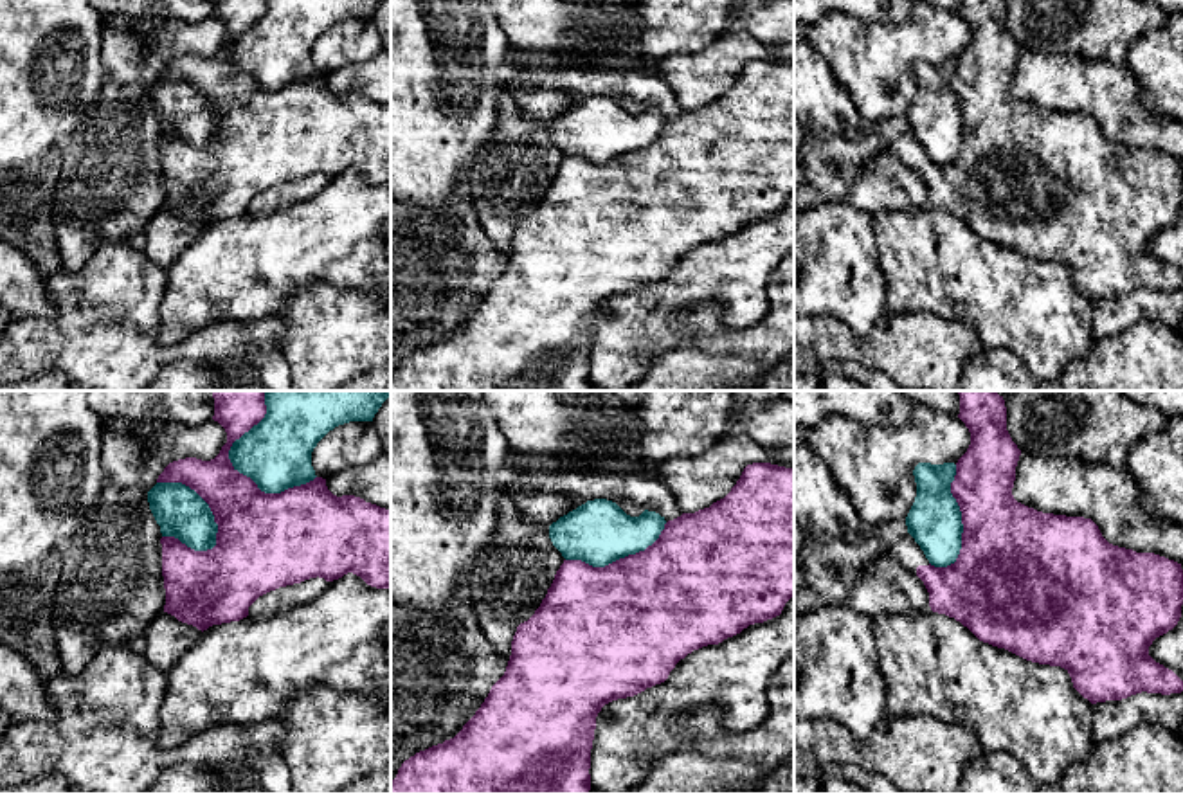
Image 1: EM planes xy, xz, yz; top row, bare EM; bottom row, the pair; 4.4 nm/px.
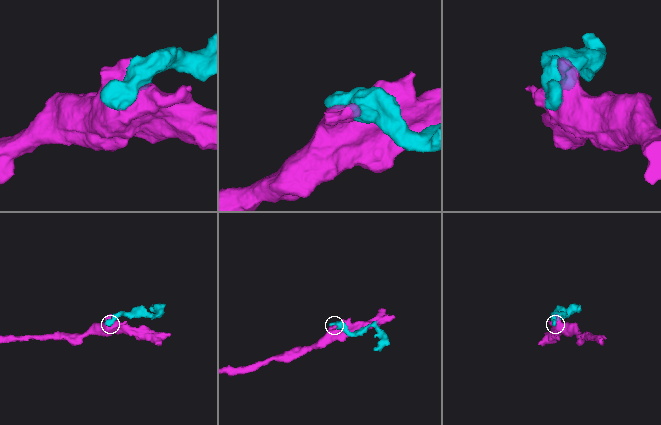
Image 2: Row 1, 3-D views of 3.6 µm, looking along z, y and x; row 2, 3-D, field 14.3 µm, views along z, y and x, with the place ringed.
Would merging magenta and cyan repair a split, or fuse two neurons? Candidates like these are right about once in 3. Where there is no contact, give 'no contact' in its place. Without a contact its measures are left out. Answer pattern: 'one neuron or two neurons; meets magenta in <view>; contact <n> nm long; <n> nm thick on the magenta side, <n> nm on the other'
two neurons; meets magenta in xy; contact 420 nm long; 240 nm thick on the magenta side, 320 nm on the other

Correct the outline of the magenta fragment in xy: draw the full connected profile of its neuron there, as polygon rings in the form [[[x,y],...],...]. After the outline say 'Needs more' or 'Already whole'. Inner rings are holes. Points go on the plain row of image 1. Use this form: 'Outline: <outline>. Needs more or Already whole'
Outline: [[[214,0],[212,16],[227,29],[227,40],[211,58],[185,54],[169,59],[157,79],[182,79],[194,86],[211,104],[218,121],[216,142],[194,148],[175,133],[162,133],[164,209],[178,218],[207,227],[212,221],[239,218],[263,191],[310,175],[333,178],[348,169],[367,182],[391,185],[391,106],[355,92],[333,92],[326,76],[265,90],[239,70],[229,47],[236,36],[266,11],[265,0]]]. Already whole

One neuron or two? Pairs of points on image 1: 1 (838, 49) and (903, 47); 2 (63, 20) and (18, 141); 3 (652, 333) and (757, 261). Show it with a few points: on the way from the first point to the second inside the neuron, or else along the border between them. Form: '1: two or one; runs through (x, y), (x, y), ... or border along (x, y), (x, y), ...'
1: one; runs through (854, 49), (886, 49)
2: one; runs through (35, 49), (18, 65), (18, 110)
3: one; runs through (670, 305), (699, 276), (728, 272)

